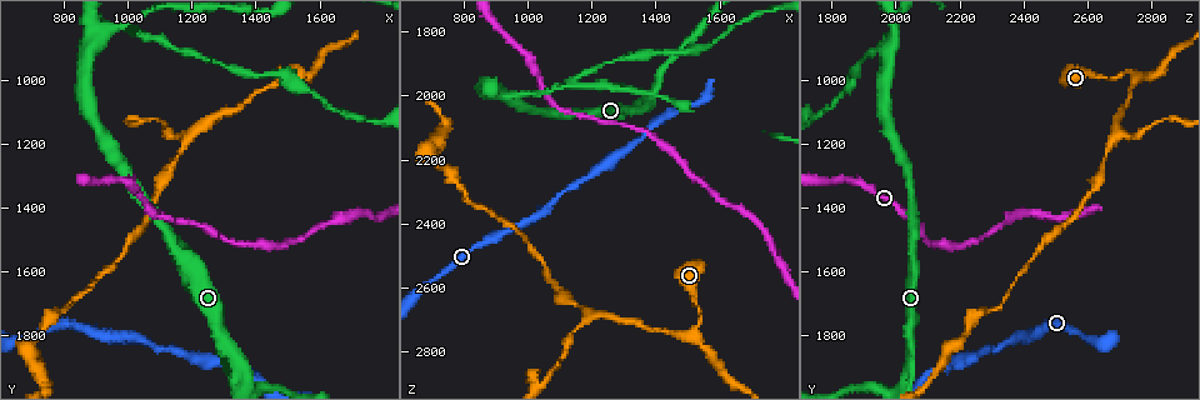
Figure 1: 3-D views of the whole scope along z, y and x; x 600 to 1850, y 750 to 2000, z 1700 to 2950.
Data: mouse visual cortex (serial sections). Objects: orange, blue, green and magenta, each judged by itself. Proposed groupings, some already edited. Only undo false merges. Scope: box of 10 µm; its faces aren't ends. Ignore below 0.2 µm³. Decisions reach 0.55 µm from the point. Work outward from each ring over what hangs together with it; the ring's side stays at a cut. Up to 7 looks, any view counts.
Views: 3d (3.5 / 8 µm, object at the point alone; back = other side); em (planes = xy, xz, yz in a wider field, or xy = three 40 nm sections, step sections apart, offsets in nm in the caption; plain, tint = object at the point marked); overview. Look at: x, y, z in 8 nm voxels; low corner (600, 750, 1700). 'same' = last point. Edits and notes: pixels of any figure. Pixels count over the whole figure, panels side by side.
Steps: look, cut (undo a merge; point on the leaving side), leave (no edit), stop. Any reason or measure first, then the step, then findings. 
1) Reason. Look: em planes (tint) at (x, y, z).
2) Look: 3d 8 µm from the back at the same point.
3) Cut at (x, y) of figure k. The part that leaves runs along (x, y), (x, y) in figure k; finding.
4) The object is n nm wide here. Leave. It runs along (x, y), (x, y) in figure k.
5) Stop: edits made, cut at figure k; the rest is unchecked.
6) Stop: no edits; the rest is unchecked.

A narrow waist. Look: 3d 3.5 µm at (1290, 1480, 2080).

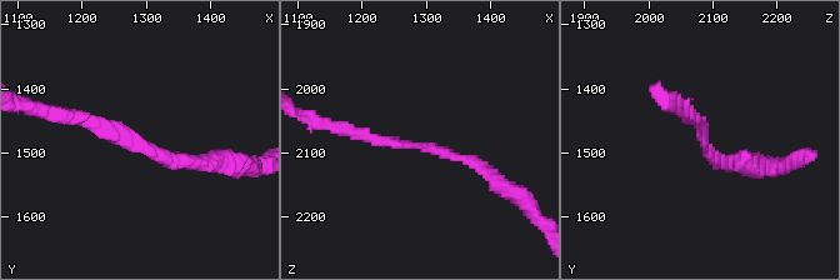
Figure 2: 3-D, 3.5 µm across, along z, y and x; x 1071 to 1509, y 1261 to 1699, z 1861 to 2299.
Look: em xy step 3 (tint) at (1290, 1480, 2090).

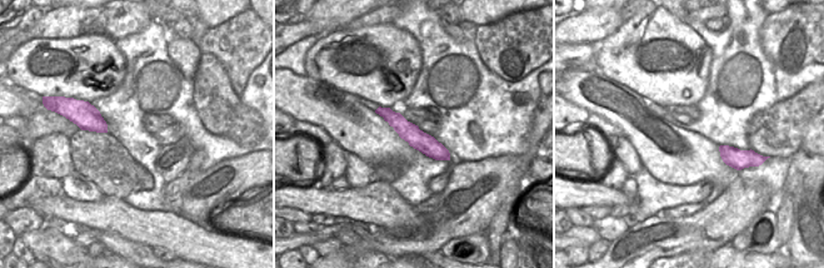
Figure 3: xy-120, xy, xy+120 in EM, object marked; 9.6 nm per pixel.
Leave. It runs along (380, 110), (447, 157) in figure 3; one cell here.

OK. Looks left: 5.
Branch point. Look: 3d 3.5 µm at (1510, 980, 2750).

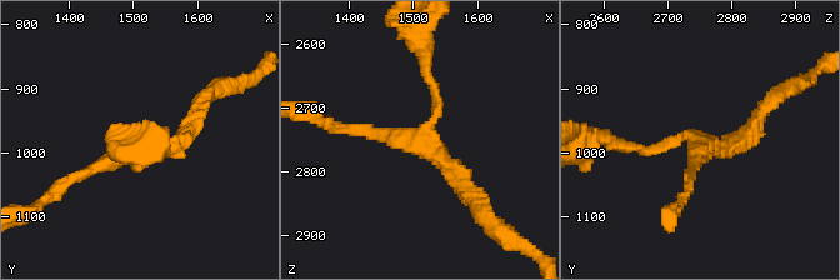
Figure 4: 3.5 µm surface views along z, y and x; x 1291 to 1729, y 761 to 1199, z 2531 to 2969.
Need the tissue. Look: em xy step 2 (tint) at (1510, 990, 2745).

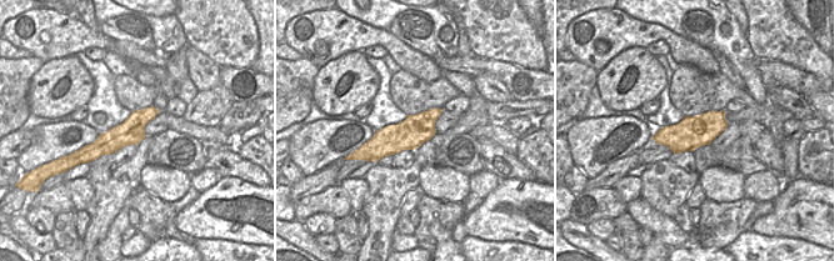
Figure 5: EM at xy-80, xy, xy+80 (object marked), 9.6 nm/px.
Leave. It runs along (426, 74), (438, 115), (423, 135), (346, 129) in figure 4; one cell here.

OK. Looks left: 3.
Three arms meet. Look: 3d 8 µm at (1220, 1150, 2670).

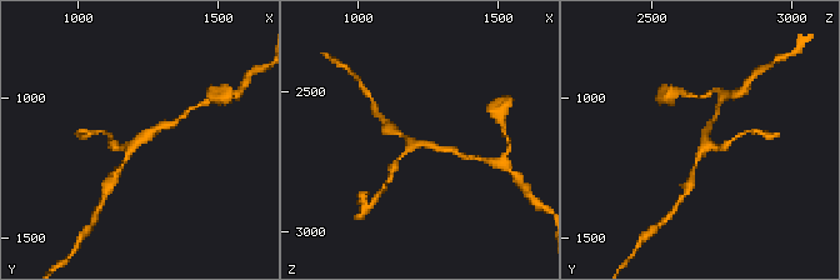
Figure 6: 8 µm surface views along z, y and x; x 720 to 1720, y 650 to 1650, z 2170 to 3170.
Now the EM. Look: em xy step 1 (tint) at the same point.

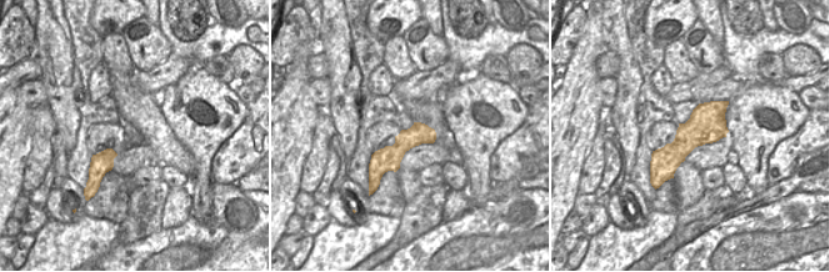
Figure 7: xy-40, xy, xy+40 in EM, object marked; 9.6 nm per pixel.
The arms are 150, 150, 200 nm wide. Leave. It runs along (724, 104), (663, 165), (658, 175) in figure 7; continuous, no second cell.

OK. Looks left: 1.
Stop: no edits; the rest is unchecked.

